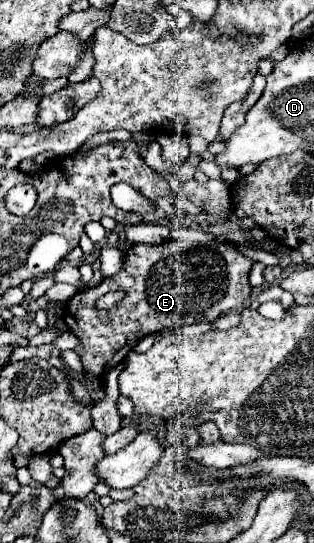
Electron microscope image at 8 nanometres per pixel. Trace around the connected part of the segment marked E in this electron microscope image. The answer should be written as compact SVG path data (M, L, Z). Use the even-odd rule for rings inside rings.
M168 240L158 246L134 244L118 274L104 278L102 284L82 290L68 300L64 310L64 322L80 338L80 348L76 350L88 374L98 378L104 376L112 366L120 364L130 350L148 334L160 332L164 328L180 328L196 322L214 322L232 308L240 308L252 288L248 284L248 274L254 260L244 256L234 244L212 240L200 244L192 250L192 244ZM124 290L126 296L118 310L112 312L110 322L102 320L94 304L104 292Z

